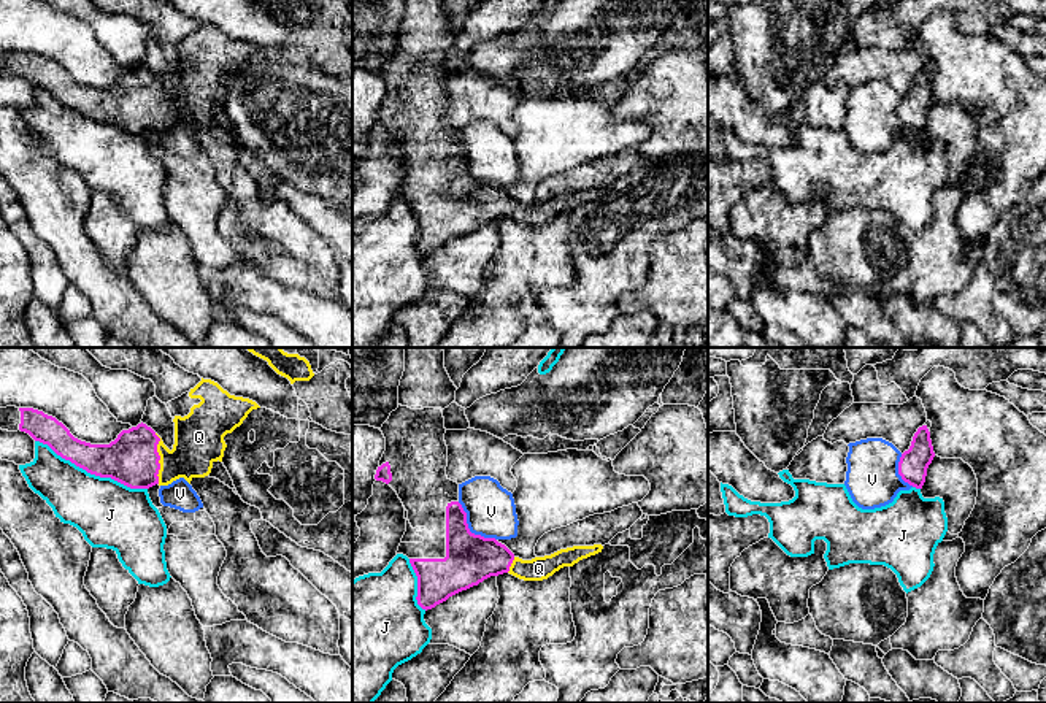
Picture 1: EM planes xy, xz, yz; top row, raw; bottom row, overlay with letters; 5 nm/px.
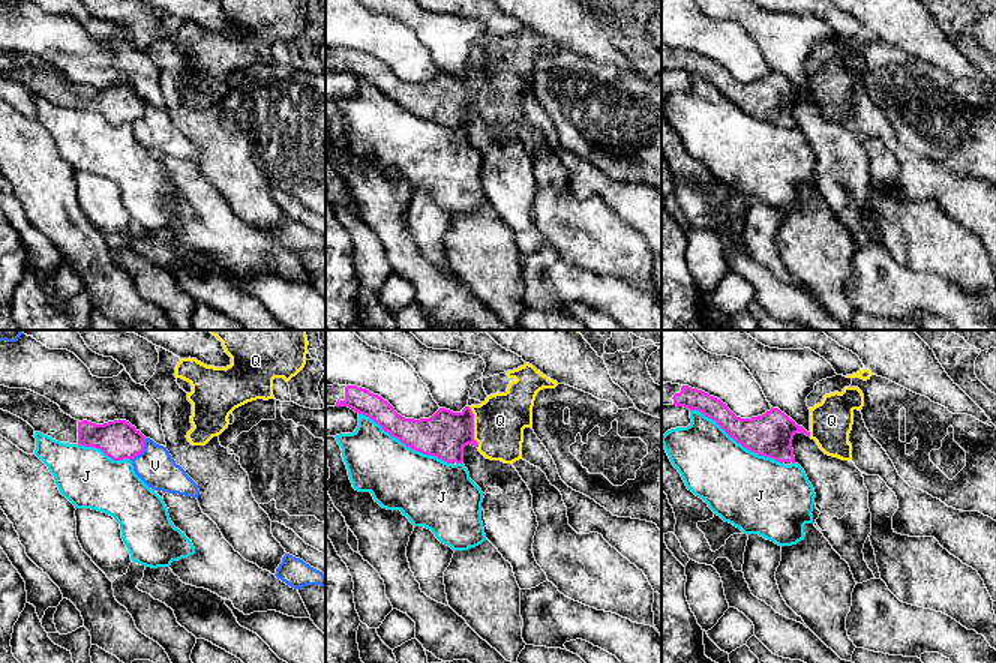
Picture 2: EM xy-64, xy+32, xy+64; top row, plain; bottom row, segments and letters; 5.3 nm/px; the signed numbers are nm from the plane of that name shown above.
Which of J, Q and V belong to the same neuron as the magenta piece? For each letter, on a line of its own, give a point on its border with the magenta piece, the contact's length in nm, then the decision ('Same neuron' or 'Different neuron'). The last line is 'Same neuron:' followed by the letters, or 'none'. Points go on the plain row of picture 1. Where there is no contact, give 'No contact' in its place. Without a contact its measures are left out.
J: Touches magenta at xy (91, 118). Shared border 600 nm. Different neuron
Q: Touches magenta at xy (159, 103). Shared border 260 nm. Same neuron
V: Touches magenta at xz (469, 173). Shared border 280 nm. Different neuron
Same neuron: Q

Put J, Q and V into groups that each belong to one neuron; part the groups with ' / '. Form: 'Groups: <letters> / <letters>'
Groups: J / Q / V

